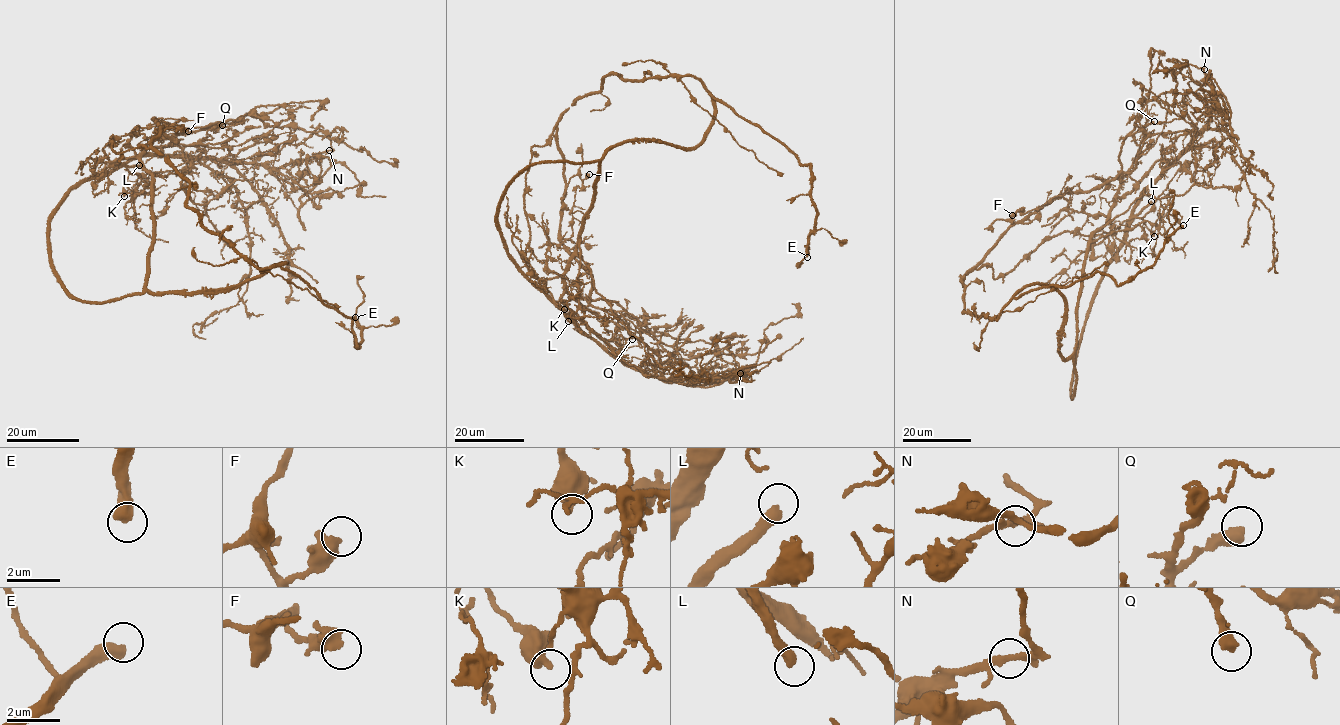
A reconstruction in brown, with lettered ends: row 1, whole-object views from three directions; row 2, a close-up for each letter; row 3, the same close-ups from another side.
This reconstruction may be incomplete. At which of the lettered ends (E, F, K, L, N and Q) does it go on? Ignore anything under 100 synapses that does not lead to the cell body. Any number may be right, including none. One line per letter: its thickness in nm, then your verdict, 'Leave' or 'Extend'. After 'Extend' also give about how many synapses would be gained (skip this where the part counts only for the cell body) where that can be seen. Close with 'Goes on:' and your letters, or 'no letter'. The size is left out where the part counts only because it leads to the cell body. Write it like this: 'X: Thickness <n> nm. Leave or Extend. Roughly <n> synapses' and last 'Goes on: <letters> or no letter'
E: Thickness 500 nm. Extend. Roughly 100 synapses
F: Thickness 400 nm. Leave
K: Thickness 480 nm. Leave
L: Thickness 400 nm. Extend
N: Thickness 180 nm. Leave
Q: Thickness 440 nm. Leave
Goes on: E, L

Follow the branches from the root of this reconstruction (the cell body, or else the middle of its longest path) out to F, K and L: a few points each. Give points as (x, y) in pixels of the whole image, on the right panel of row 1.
F: (1077, 314), (1088, 240), (1108, 217), (1072, 210), (1067, 200), (1055, 195), (1041, 206), (1012, 215)
K: (1077, 314), (1083, 260), (1090, 234), (1105, 224), (1108, 217), (1114, 223), (1137, 217), (1144, 222), (1154, 236)
L: (1077, 314), (1083, 260), (1090, 234), (1105, 224), (1108, 217), (1111, 223), (1130, 219), (1151, 201)

